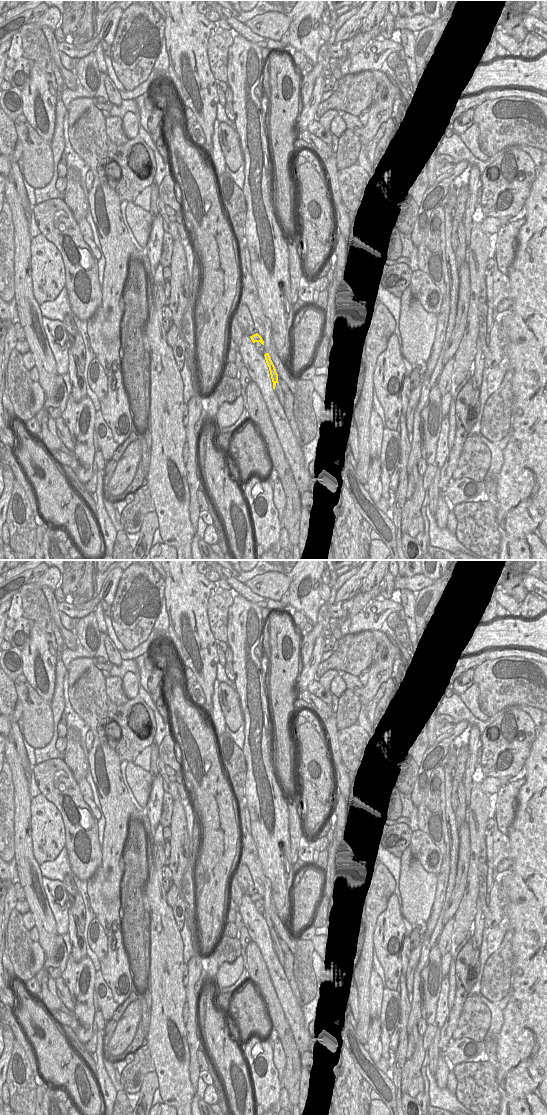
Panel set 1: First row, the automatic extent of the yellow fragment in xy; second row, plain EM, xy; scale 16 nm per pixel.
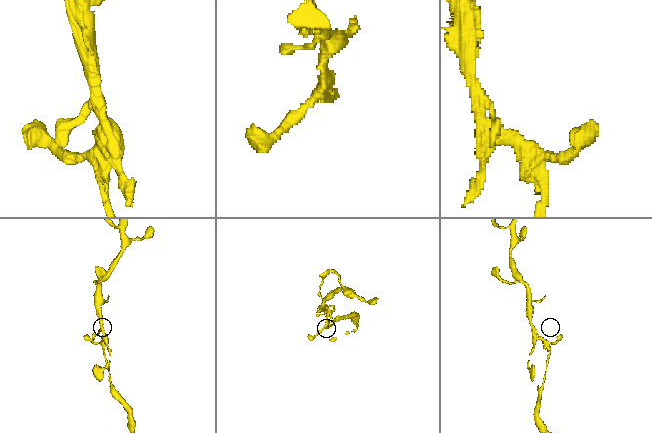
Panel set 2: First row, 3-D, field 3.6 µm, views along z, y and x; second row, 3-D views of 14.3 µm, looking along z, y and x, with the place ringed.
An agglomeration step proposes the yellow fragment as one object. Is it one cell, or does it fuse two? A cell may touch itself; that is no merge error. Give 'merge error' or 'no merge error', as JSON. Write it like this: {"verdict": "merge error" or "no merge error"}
{"verdict": "no merge error"}

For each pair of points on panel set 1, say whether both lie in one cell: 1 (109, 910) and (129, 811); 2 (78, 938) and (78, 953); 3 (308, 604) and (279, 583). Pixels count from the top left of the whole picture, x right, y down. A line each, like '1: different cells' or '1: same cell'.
1: different cells
2: same cell
3: different cells

